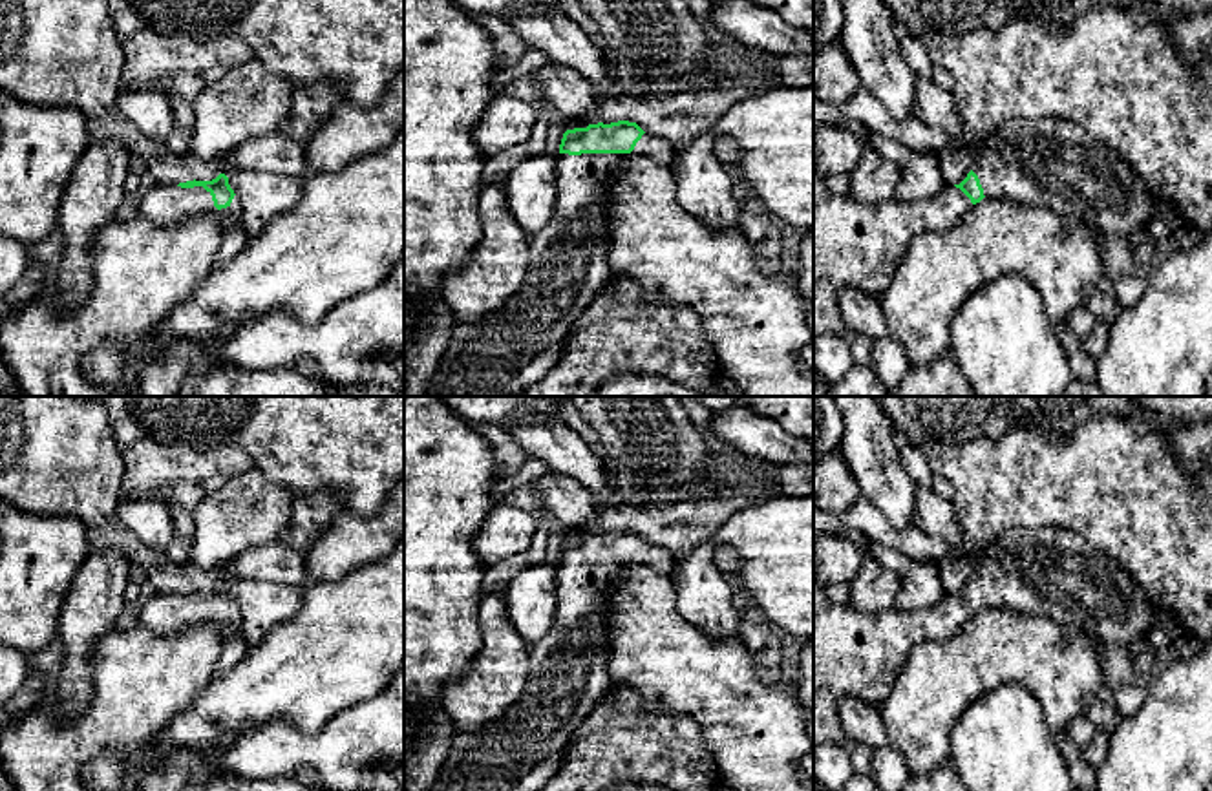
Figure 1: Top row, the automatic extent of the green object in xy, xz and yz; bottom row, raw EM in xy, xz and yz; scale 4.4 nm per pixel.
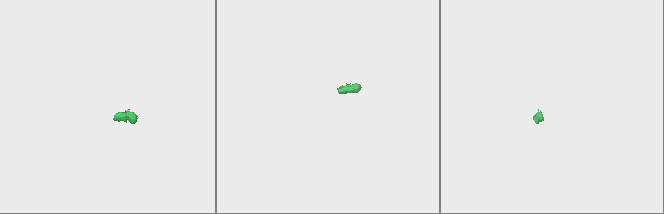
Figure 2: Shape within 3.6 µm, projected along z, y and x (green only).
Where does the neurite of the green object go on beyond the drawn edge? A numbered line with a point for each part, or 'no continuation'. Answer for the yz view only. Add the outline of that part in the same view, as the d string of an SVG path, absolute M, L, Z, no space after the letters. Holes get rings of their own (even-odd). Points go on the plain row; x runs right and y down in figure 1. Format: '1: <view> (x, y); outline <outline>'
1: yz (1052, 572); outline M1058 526L1015 528L989 541L973 564L987 608L1009 608L1084 630L1102 645L1128 647L1154 625L1154 608L1135 579L1079 533Z
2: yz (856, 654); outline M813 577L813 747L824 742L845 745L857 775L868 775L874 749L845 738L837 718L839 701L857 698L881 707L903 669L910 649L925 641L943 641L962 630L973 616L954 594L920 612L901 612L896 606L879 612L857 612L848 603L826 599L828 585Z

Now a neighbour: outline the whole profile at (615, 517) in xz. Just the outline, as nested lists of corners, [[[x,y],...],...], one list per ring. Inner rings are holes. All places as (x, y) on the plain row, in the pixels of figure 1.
[[[733,495],[686,501],[667,506],[609,506],[590,533],[618,530],[636,532],[645,543],[671,552],[687,554],[702,541],[713,539],[722,522],[735,512],[766,497]]]

